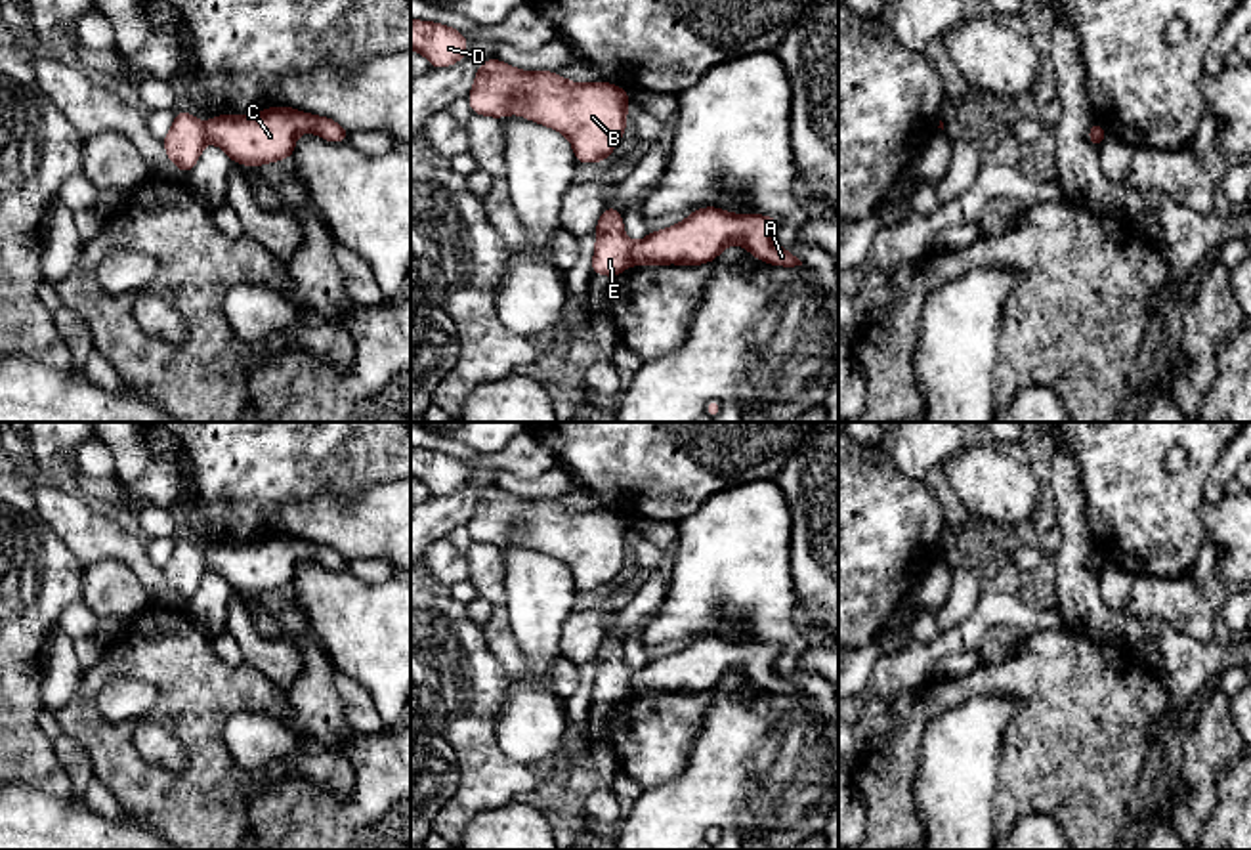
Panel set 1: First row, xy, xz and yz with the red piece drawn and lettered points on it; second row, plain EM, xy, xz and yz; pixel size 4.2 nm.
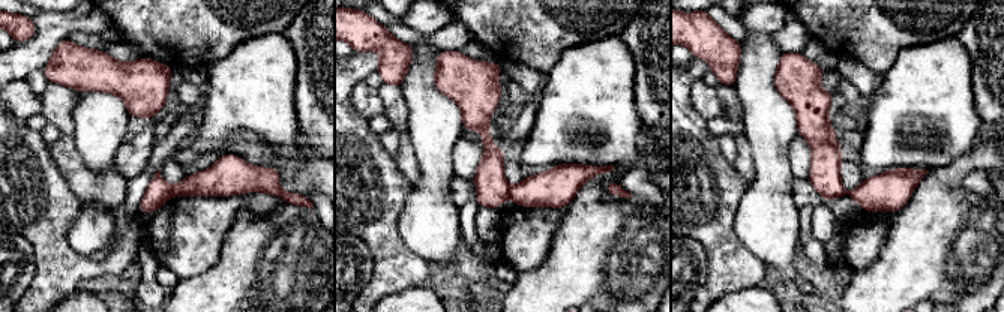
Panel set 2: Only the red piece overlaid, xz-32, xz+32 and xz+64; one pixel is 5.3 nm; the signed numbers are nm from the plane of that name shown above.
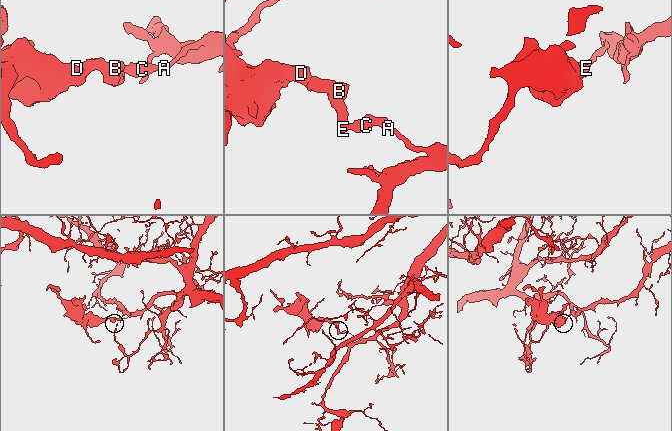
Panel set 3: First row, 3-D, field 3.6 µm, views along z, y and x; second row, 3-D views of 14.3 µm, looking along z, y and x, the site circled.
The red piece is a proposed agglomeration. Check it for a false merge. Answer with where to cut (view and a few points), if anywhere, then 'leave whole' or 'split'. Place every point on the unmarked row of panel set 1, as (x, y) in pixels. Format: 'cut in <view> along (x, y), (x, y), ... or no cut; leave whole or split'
cut in xz along (633, 673), (629, 690); split

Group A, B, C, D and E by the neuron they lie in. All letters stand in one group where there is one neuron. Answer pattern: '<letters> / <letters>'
A C / B D E

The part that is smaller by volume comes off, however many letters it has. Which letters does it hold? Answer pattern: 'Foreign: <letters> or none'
Foreign: B, D, E

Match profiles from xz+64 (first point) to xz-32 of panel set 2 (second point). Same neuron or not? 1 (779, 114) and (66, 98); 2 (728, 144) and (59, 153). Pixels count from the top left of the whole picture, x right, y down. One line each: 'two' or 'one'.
1: two
2: two

